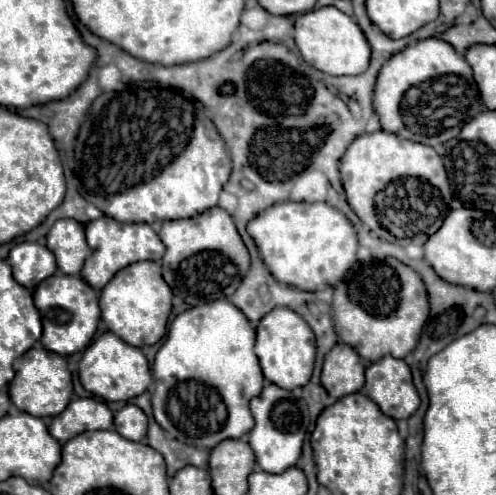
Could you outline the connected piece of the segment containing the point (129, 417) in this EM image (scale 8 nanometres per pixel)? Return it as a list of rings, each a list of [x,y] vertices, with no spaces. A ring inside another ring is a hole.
[[[127,404],[115,414],[115,430],[133,442],[139,442],[147,434],[147,416],[139,406]]]

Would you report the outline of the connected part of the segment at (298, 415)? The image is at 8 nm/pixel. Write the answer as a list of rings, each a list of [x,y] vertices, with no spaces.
[[[267,384],[263,392],[251,400],[251,414],[255,418],[255,426],[249,432],[249,444],[255,452],[257,464],[269,474],[277,474],[285,468],[295,466],[301,456],[301,446],[309,426],[309,414],[303,400],[295,398],[289,390]]]

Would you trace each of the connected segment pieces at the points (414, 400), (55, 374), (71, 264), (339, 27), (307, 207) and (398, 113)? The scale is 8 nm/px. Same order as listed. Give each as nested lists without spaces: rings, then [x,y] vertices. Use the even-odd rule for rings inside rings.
[[[385,356],[365,370],[365,378],[367,378],[367,382],[363,386],[363,392],[371,400],[375,400],[387,416],[401,420],[401,418],[409,418],[419,408],[419,396],[413,386],[413,380],[411,380],[411,370],[403,360],[397,360],[393,356]]]
[[[37,344],[31,350],[27,350],[21,358],[15,360],[13,370],[15,370],[15,378],[9,384],[9,396],[19,410],[39,418],[57,416],[65,410],[73,394],[73,384],[63,356],[57,356],[55,352],[49,352]]]
[[[65,218],[65,220],[57,220],[53,224],[53,228],[49,230],[47,234],[47,248],[55,254],[55,260],[57,260],[57,268],[63,272],[63,274],[79,274],[81,268],[83,268],[83,262],[85,262],[85,256],[89,256],[89,246],[85,244],[85,232],[83,232],[83,226],[71,218]]]
[[[325,6],[325,8],[301,14],[295,20],[295,44],[307,64],[331,76],[363,74],[369,68],[371,48],[359,24],[351,16],[337,10],[335,6]]]
[[[323,202],[273,204],[247,224],[247,232],[255,240],[275,280],[299,290],[325,290],[327,286],[335,286],[357,260],[357,234],[353,224]]]
[[[423,38],[393,54],[381,68],[373,94],[373,108],[385,132],[437,146],[455,136],[479,112],[479,90],[471,68],[451,44],[441,38]]]

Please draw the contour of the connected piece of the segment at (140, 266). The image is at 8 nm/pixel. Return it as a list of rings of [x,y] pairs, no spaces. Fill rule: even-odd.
[[[135,262],[119,270],[113,280],[101,290],[101,312],[105,326],[131,346],[151,346],[159,342],[167,332],[167,320],[171,312],[171,288],[161,276],[159,262]]]

